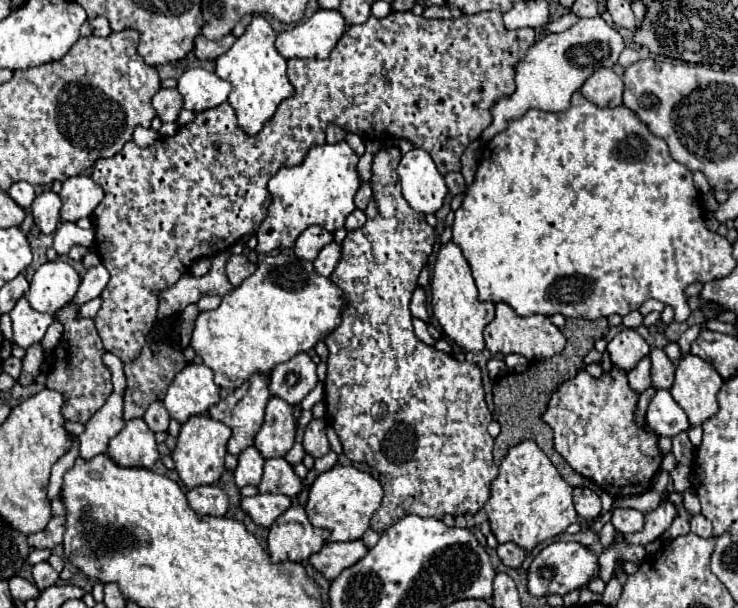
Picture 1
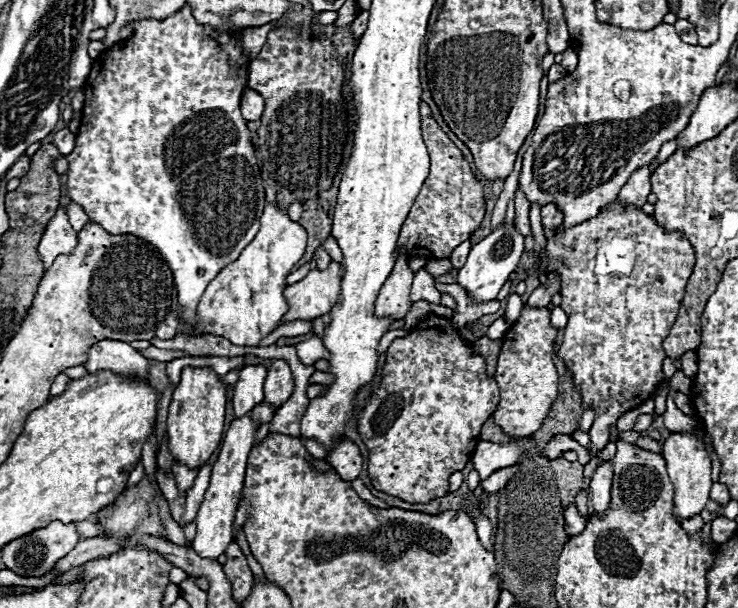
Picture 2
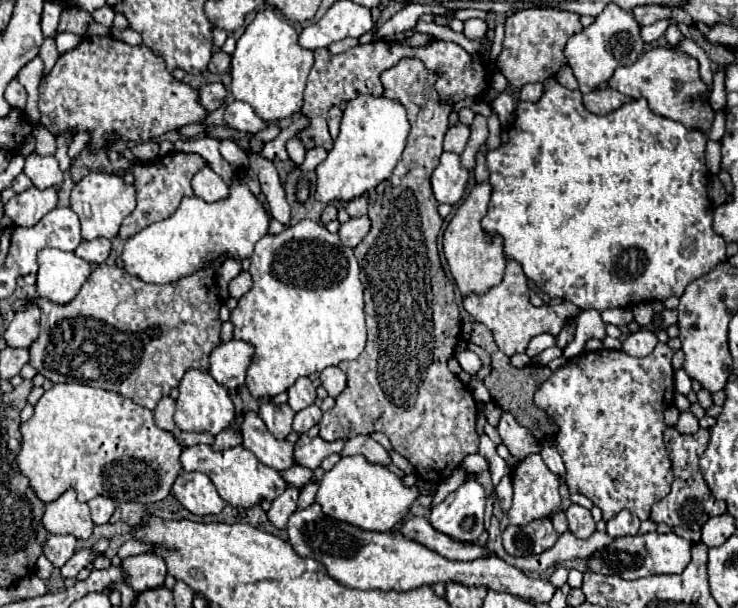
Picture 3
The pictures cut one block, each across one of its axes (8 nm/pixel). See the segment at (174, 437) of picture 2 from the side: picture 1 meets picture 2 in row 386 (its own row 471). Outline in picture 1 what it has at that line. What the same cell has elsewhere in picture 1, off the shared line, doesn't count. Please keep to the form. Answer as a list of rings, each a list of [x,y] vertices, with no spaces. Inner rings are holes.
[[[206,414],[192,416],[186,424],[182,424],[178,444],[176,444],[176,450],[172,452],[172,458],[176,464],[176,472],[180,480],[184,482],[186,490],[204,486],[204,484],[214,484],[220,480],[220,476],[226,470],[224,456],[226,456],[226,442],[230,436],[232,436],[232,430],[226,424],[216,422]]]

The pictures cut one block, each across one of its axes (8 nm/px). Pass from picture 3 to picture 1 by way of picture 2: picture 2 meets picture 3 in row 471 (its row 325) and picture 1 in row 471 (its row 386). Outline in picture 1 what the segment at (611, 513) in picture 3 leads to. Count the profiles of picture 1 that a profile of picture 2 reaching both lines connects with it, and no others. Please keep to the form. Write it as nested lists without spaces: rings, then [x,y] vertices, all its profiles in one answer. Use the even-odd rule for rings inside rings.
[[[612,368],[602,378],[592,378],[580,370],[576,378],[564,382],[552,396],[544,422],[554,432],[554,446],[562,458],[584,478],[596,482],[612,498],[648,492],[652,478],[660,470],[662,452],[652,430],[634,422],[638,394],[632,392],[626,372]]]

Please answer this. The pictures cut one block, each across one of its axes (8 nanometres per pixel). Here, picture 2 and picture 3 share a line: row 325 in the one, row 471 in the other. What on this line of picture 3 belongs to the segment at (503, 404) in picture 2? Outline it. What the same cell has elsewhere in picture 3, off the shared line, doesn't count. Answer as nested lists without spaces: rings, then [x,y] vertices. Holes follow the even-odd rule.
[[[540,454],[526,456],[512,472],[512,486],[514,486],[514,502],[508,512],[510,524],[524,526],[536,518],[548,518],[560,510],[560,494],[558,494],[558,478],[548,470]]]

